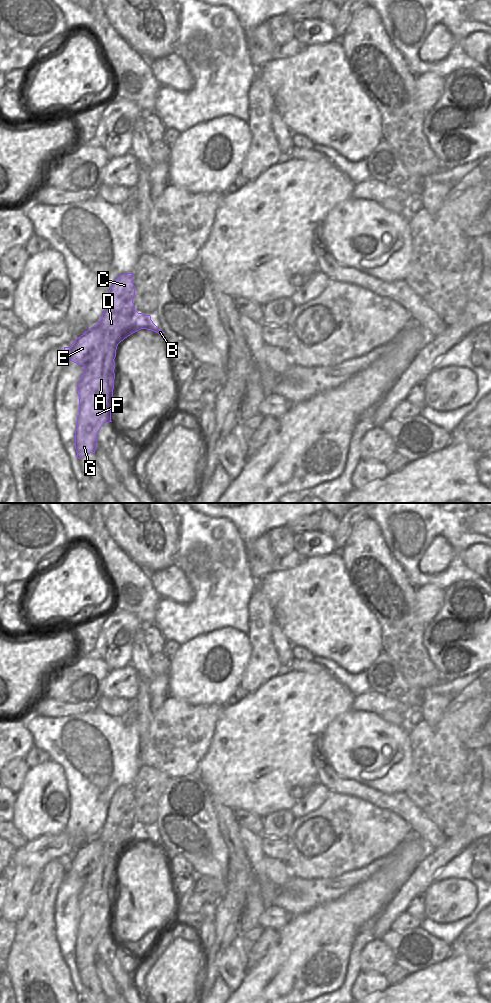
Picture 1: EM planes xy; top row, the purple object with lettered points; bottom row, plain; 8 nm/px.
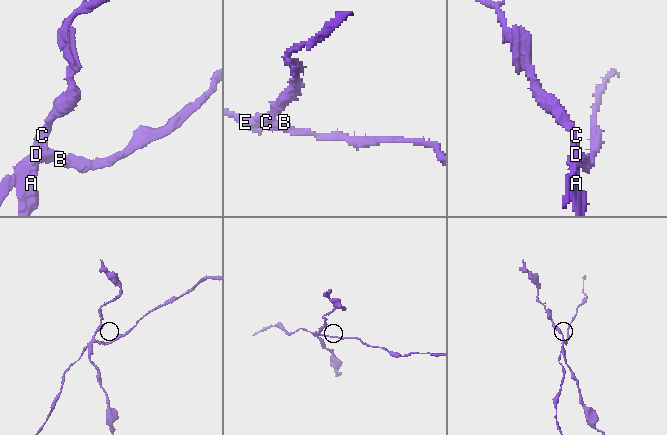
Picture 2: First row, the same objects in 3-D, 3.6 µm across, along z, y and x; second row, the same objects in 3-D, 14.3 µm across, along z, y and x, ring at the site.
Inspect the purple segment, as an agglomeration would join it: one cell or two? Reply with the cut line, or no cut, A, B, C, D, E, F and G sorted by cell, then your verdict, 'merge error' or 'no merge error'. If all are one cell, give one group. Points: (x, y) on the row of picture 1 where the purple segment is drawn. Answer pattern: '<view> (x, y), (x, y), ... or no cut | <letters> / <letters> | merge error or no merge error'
xy (100, 321), (102, 345), (84, 366) | A C D F G / B E | merge error

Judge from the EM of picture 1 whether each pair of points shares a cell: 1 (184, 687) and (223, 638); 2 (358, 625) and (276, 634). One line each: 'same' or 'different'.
1: same
2: different

